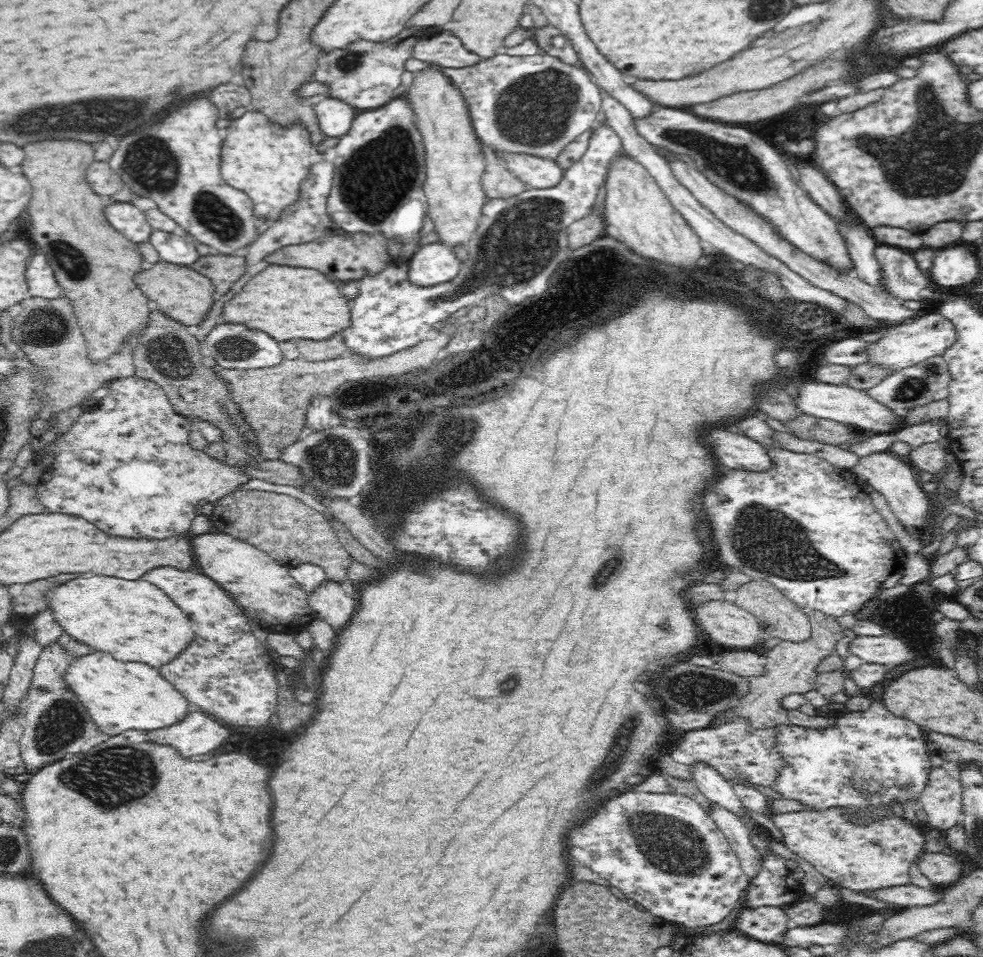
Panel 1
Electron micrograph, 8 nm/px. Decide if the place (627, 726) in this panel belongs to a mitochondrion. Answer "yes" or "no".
yes

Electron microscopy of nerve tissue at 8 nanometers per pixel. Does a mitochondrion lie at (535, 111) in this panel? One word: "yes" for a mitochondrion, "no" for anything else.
yes

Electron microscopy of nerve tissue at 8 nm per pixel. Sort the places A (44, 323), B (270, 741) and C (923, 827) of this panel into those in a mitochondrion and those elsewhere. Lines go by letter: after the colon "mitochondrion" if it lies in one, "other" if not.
A: mitochondrion
B: other
C: other

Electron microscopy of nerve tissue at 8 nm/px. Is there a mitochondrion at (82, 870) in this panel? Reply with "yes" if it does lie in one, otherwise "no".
no

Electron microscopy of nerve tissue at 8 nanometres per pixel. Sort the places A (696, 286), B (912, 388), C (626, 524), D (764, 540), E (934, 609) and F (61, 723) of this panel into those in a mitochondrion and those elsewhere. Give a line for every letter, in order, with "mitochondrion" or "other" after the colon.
A: other
B: mitochondrion
C: mitochondrion
D: mitochondrion
E: other
F: mitochondrion

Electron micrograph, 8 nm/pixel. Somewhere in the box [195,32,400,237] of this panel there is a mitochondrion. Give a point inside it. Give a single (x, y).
(349, 62)

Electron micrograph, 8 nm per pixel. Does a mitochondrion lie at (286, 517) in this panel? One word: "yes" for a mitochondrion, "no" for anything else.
no

